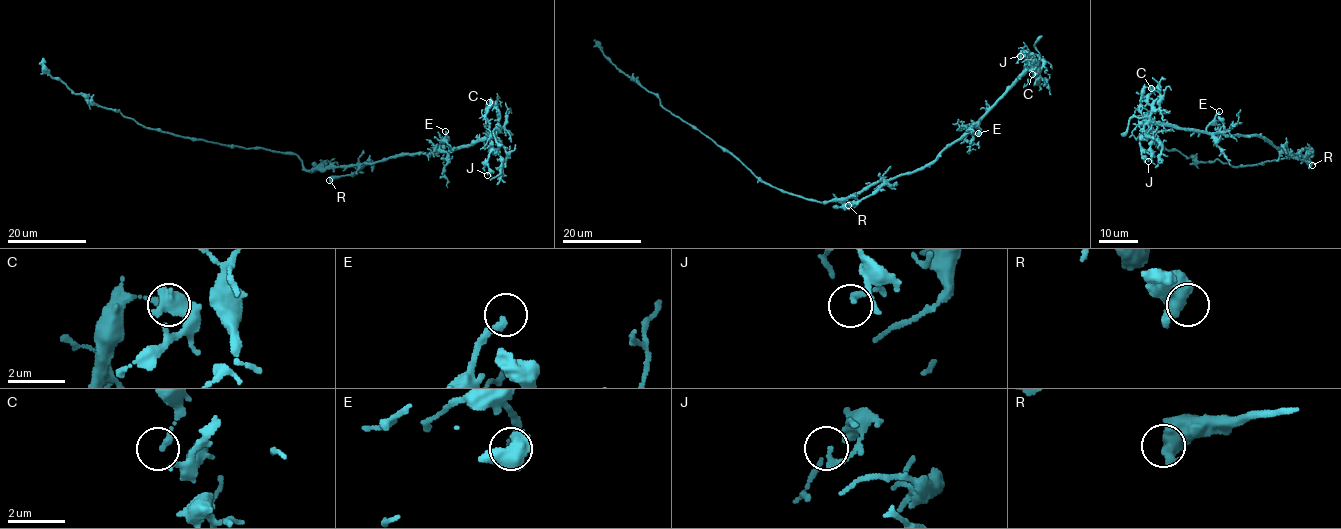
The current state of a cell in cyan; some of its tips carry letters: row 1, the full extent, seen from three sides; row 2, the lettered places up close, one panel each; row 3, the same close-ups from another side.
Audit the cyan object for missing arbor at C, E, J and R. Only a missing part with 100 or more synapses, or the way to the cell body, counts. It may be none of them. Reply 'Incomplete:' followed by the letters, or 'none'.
Incomplete: none

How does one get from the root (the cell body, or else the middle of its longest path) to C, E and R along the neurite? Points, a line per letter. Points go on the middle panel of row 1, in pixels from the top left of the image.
C: (823, 204), (845, 199), (882, 179), (922, 169), (975, 125), (1024, 70), (1028, 58), (1034, 69), (1032, 74)
E: (823, 204), (845, 199), (882, 179), (922, 169), (982, 117), (977, 124), (978, 133)
R: (823, 204), (845, 199), (884, 182), (870, 195), (848, 205)

